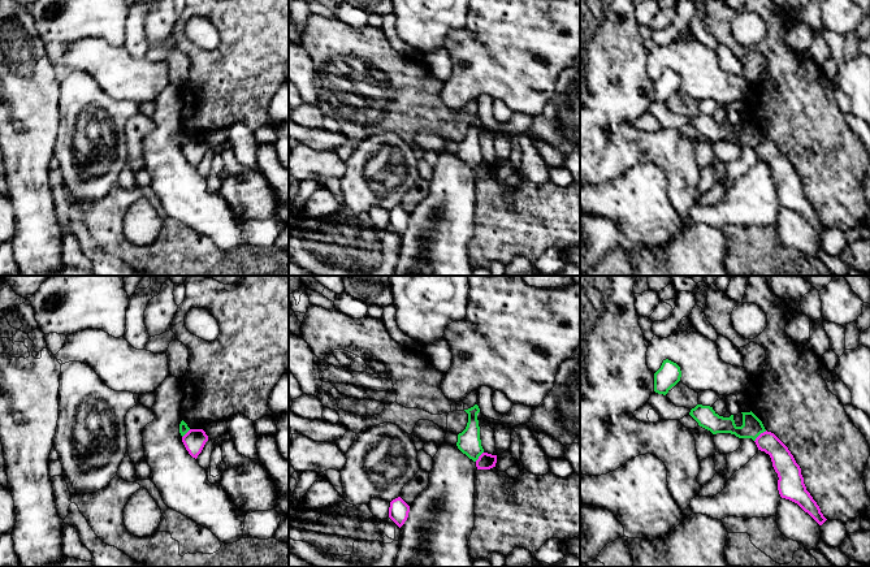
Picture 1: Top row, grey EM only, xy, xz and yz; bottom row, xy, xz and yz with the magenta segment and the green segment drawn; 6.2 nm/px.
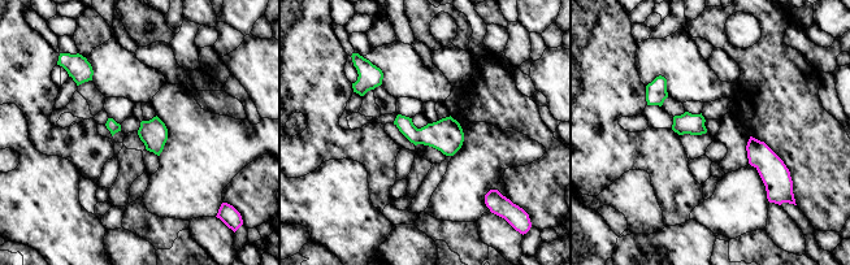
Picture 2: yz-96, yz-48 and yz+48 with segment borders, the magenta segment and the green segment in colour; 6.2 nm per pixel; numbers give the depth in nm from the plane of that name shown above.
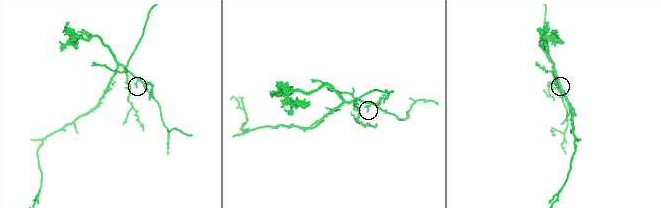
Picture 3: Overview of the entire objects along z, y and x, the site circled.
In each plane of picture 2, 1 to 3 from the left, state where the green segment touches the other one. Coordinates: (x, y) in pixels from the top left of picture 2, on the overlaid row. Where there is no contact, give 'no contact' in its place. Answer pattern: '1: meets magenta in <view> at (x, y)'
1: no contact
2: no contact
3: no contact

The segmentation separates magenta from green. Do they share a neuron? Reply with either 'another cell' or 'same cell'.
another cell

